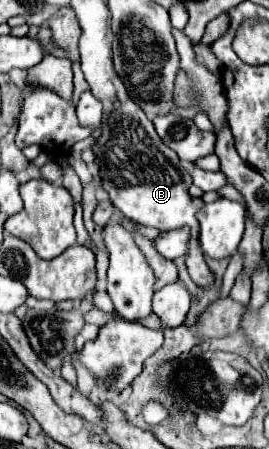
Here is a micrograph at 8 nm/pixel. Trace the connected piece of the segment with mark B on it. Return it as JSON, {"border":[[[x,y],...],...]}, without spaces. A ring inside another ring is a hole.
{"border":[[[118,101],[114,111],[106,113],[102,119],[100,135],[94,139],[92,151],[100,167],[102,187],[110,195],[114,207],[138,225],[156,227],[160,231],[178,229],[182,225],[192,227],[190,251],[188,251],[188,273],[192,281],[200,287],[214,285],[214,273],[204,261],[198,247],[198,219],[196,211],[202,207],[202,199],[190,197],[188,187],[192,179],[184,165],[180,165],[178,155],[168,149],[156,135],[152,121],[136,107],[132,101]]]}

